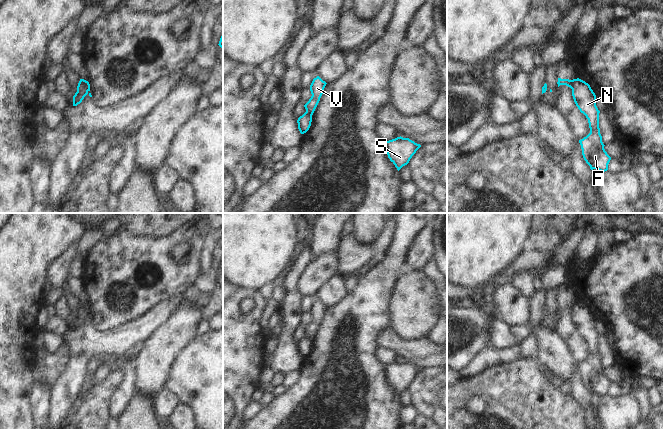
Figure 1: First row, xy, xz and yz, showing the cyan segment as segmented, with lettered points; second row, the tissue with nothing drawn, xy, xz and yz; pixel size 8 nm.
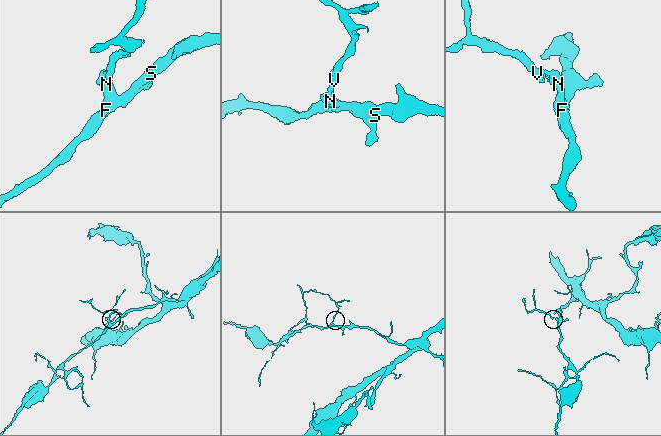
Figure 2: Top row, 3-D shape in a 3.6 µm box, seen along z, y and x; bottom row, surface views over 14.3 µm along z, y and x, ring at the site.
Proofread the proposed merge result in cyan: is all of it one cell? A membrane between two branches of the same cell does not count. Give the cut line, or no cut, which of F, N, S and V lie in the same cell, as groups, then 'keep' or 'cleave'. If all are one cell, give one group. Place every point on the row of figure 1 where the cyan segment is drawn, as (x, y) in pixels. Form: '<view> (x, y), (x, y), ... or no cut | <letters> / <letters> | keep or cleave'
yz (572, 80), (571, 88) | F N S / V | cleave

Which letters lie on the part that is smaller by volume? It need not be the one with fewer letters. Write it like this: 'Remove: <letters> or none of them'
Remove: V

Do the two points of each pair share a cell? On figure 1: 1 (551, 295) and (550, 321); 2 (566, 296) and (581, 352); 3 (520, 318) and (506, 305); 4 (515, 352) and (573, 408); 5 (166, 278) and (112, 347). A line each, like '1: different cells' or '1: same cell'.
1: same cell
2: same cell
3: same cell
4: different cells
5: different cells

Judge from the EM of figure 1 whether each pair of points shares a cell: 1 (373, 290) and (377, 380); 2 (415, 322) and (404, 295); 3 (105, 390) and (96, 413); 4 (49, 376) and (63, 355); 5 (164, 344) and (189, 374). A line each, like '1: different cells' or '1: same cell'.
1: same cell
2: same cell
3: same cell
4: same cell
5: different cells

